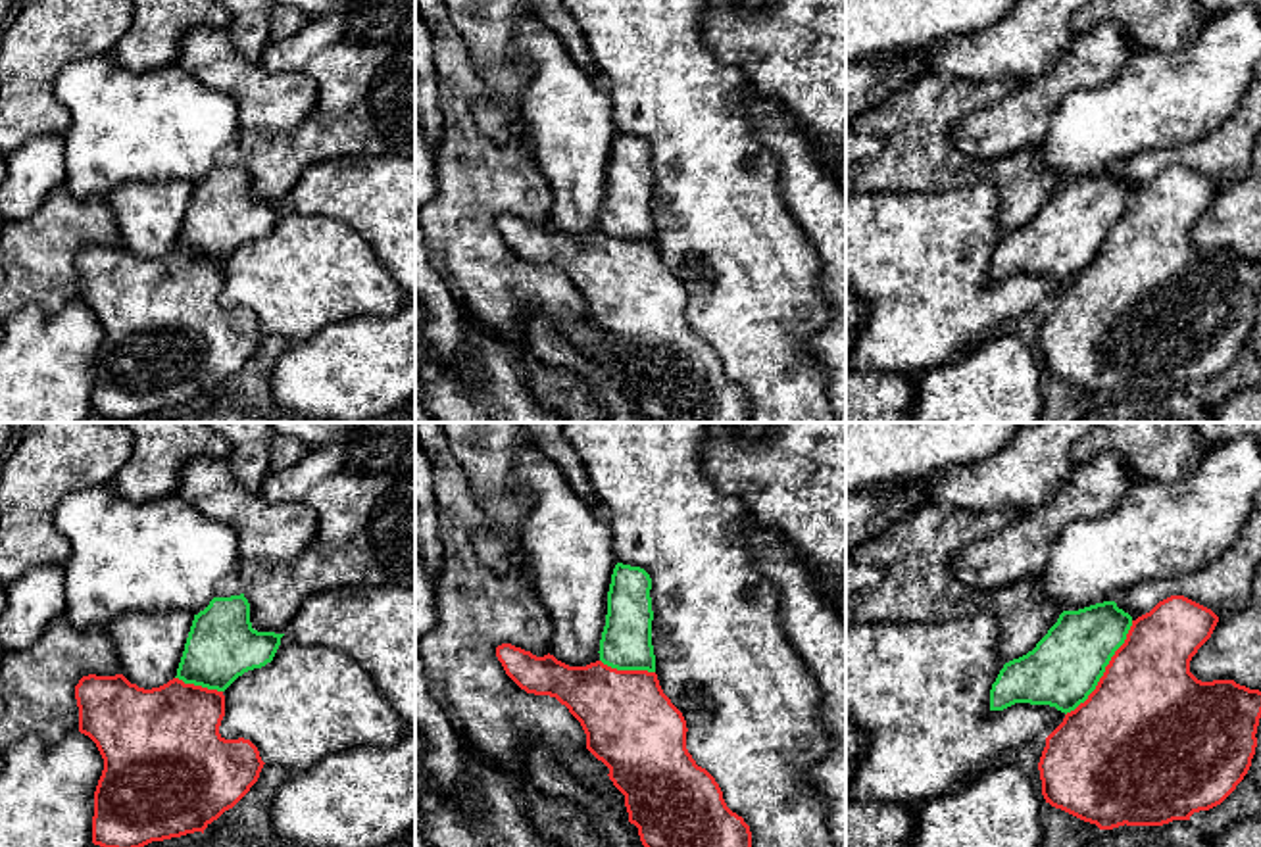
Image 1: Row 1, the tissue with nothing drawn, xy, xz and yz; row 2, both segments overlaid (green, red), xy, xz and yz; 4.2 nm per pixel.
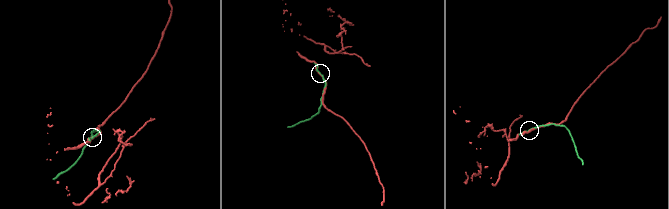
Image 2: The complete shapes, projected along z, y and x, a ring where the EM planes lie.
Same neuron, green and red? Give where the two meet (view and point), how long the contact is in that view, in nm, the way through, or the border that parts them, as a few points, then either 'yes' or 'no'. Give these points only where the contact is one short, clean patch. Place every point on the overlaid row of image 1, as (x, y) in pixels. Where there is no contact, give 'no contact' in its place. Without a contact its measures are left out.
contact yz (1104, 671); length 480 nm; yes

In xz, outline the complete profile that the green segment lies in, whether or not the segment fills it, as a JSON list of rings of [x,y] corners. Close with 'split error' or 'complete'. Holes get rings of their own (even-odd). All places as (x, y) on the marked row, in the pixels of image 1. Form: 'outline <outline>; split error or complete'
outline [[[617,563],[607,592],[607,615],[600,640],[600,659],[586,666],[569,666],[554,655],[536,657],[531,651],[502,643],[496,657],[506,674],[527,693],[556,697],[581,722],[586,749],[609,768],[609,780],[625,795],[629,822],[638,828],[644,847],[752,847],[752,832],[742,816],[732,812],[715,778],[696,764],[686,749],[686,720],[663,693],[655,674],[652,645],[652,578],[640,567]]]; split error

